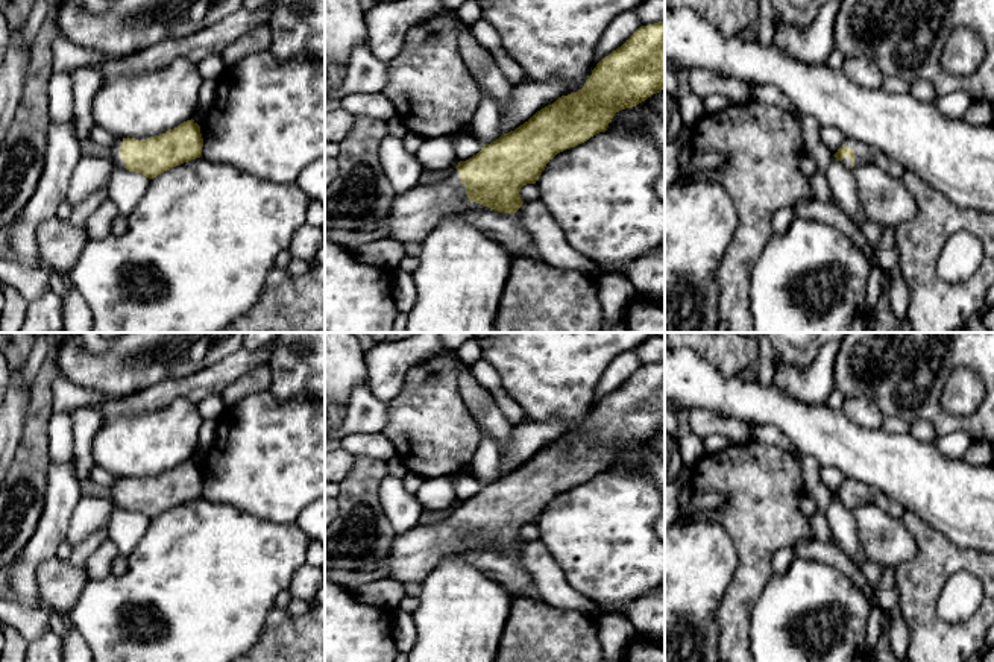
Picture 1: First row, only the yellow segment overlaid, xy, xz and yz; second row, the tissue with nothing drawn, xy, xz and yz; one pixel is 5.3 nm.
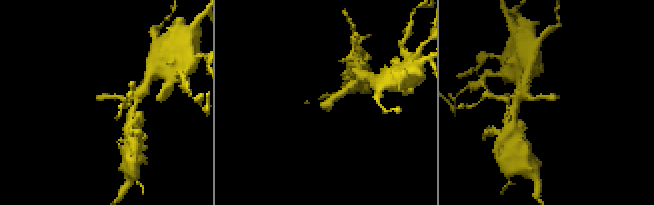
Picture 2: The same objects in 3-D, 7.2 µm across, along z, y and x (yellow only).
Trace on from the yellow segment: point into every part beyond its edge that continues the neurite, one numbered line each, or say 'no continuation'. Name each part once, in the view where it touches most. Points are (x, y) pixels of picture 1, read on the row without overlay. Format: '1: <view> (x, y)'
1: xz (413, 554)

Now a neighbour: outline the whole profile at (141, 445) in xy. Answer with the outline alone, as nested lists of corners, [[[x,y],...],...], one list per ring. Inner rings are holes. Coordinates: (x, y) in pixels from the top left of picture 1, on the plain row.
[[[185,398],[103,424],[93,439],[96,465],[120,478],[147,480],[194,457],[203,419]]]

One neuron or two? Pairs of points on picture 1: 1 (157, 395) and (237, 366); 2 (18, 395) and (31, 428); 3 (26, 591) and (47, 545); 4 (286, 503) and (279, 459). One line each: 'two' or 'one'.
1: one
2: two
3: one
4: one

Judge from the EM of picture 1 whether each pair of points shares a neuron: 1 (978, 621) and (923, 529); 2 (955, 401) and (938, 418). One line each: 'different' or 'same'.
1: same
2: different

